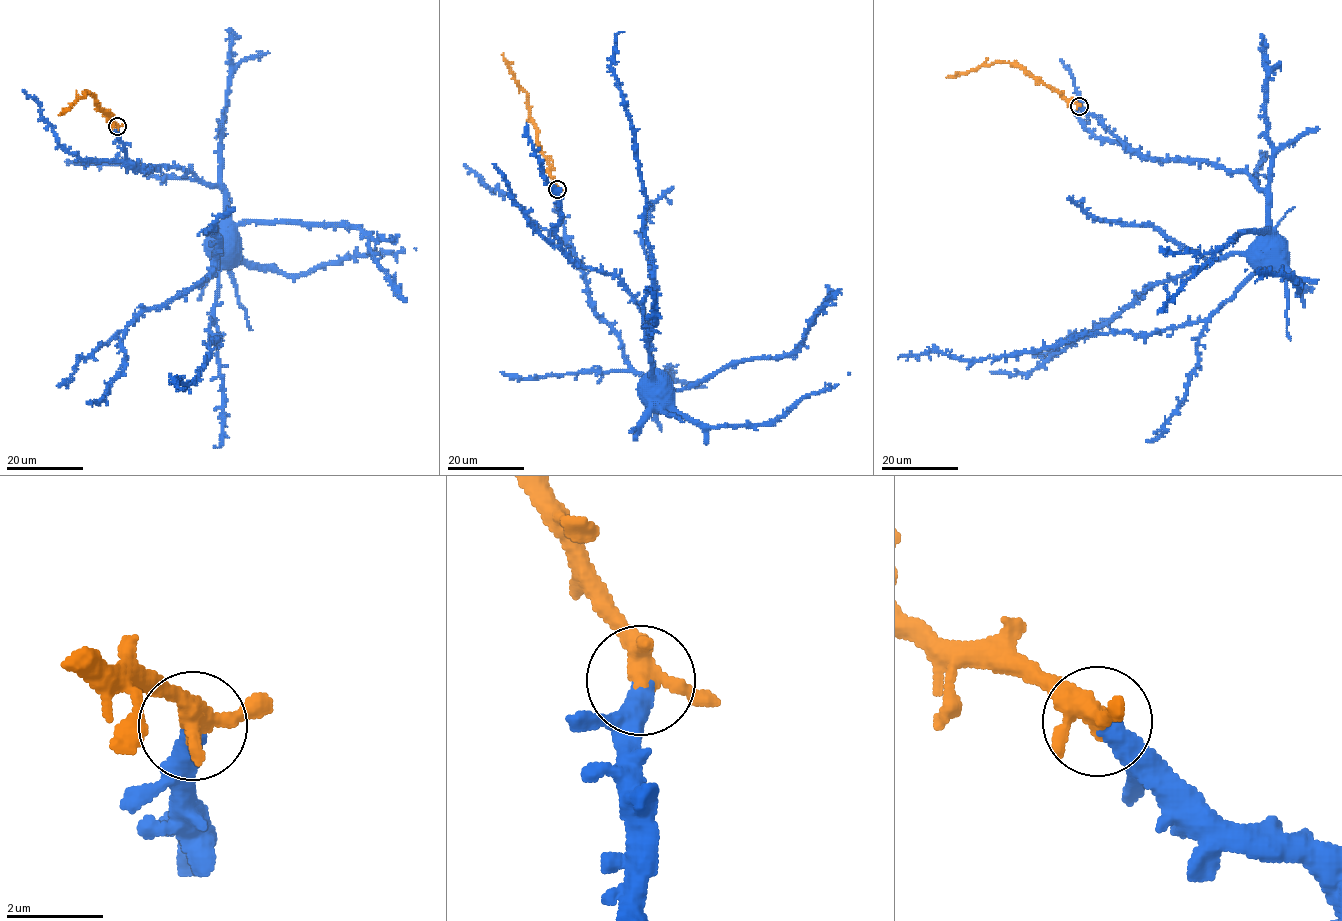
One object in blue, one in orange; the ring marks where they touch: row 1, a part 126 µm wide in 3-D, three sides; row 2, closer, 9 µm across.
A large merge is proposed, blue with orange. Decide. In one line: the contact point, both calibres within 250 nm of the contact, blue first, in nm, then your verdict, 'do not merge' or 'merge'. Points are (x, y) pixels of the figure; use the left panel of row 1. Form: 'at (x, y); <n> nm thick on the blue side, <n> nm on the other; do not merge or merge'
at (117, 126); 480 nm thick on the blue side, 320 nm on the other; merge

